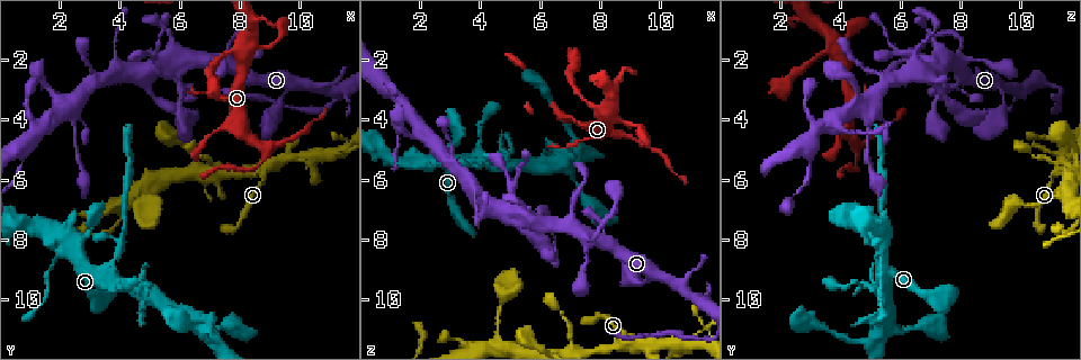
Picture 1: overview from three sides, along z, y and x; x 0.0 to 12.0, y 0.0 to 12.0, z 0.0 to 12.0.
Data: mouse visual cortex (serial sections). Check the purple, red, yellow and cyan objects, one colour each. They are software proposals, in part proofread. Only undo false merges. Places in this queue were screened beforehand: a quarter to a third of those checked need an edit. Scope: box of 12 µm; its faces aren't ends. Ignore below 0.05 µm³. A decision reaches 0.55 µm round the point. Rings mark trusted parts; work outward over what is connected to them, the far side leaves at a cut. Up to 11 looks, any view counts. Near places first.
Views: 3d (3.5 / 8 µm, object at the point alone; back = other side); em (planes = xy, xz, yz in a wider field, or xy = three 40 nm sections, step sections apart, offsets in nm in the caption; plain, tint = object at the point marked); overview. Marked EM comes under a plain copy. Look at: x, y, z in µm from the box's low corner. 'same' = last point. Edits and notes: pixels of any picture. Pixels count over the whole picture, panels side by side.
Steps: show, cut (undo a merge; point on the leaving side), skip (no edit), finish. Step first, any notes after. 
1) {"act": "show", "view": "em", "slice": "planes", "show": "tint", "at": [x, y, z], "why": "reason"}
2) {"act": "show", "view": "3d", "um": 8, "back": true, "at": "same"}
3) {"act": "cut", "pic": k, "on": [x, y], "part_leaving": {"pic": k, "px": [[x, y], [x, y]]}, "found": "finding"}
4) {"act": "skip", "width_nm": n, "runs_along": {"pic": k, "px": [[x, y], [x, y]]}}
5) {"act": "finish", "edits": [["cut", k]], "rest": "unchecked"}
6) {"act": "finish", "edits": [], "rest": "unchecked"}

{"act": "show", "view": "3d", "um": 3.5, "at": [4.0, 8.4, 5.4], "why": "sudden change in width"}

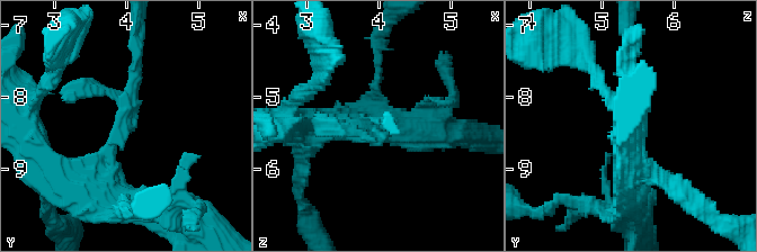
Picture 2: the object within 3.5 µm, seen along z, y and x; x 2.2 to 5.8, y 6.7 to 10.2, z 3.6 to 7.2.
{"act": "show", "view": "em", "slice": "xy", "step": 3, "show": "tint", "at": [3.90, 8.55, 5.40]}

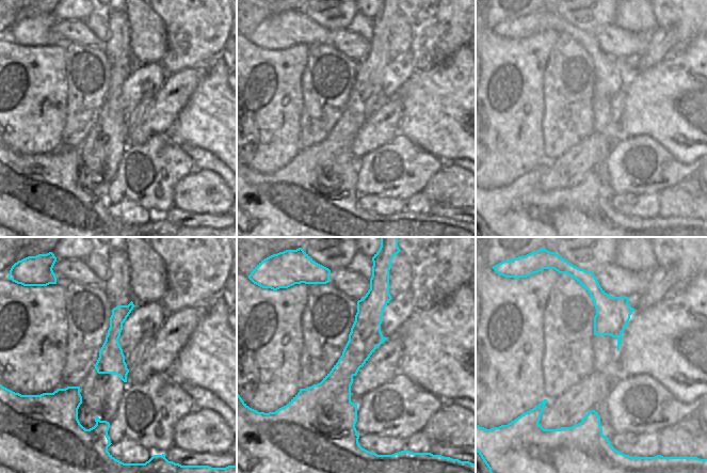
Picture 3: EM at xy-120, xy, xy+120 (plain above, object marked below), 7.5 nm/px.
{"act": "show", "view": "em", "slice": "xy", "step": 5, "show": "tint", "at": "same"}

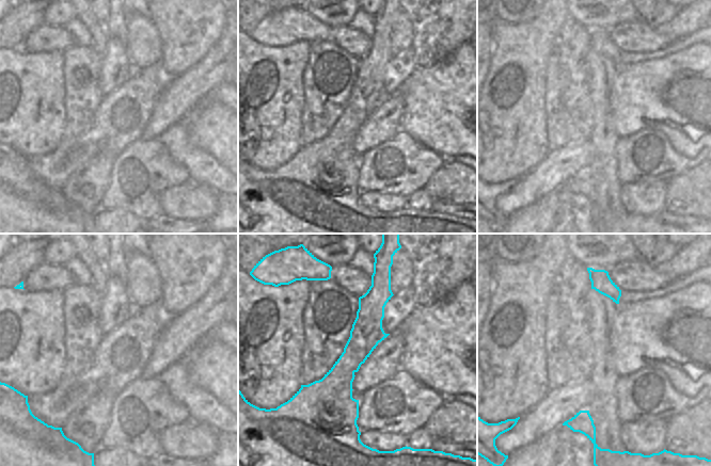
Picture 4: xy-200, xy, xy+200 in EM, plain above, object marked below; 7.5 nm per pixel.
{"act": "cut", "pic": 2, "on": [124, 120], "part_leaving": {"pic": 2, "px": [[103, 155], [123, 127], [136, 55]]}, "found": "a second cell is stuck on"}

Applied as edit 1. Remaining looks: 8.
{"act": "show", "view": "3d", "um": 3.5, "at": [7.7, 1.3, 8.0], "why": "abrupt turn"}

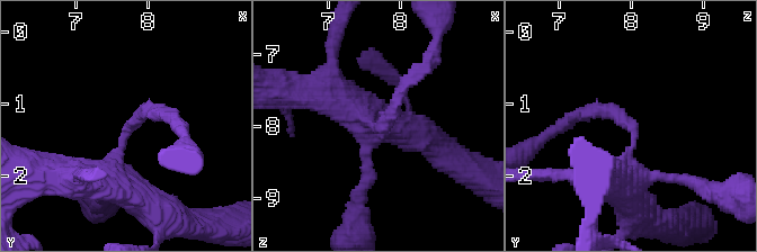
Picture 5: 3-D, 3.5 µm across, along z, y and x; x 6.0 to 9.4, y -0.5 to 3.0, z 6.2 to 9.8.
{"act": "show", "view": "em", "slice": "xy", "step": 2, "show": "tint", "at": [7.75, 1.30, 8.00], "arm_widths_nm": [150, 450], "why": "shape alone is not enough"}

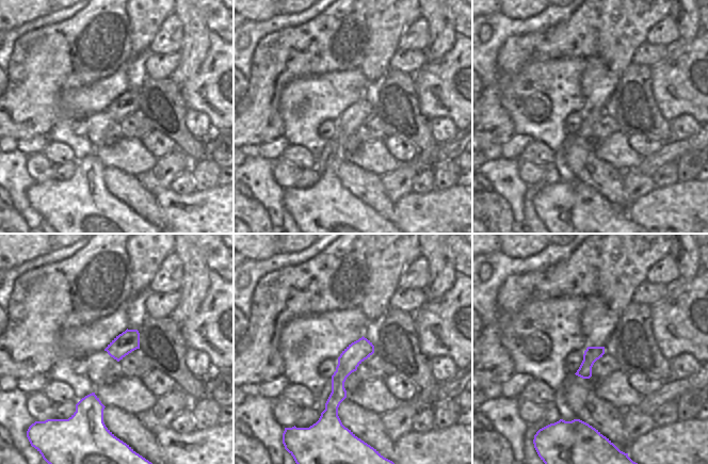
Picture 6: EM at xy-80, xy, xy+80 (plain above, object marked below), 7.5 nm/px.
{"act": "skip", "runs_along": {"pic": 6, "px": [[364, 340], [338, 379], [335, 421]]}, "found": "one cell here"}

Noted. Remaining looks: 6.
{"act": "show", "view": "3d", "um": 3.5, "at": [3.9, 2.1, 6.6], "why": "narrows sharply"}

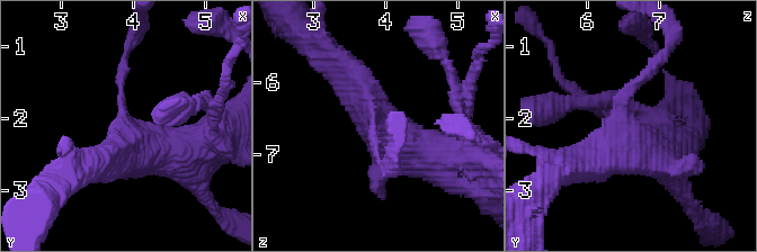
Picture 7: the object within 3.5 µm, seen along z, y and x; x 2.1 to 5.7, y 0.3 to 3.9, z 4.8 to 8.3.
{"act": "show", "view": "em", "slice": "xy", "step": 5, "show": "tint", "at": [3.95, 2.20, 6.50]}

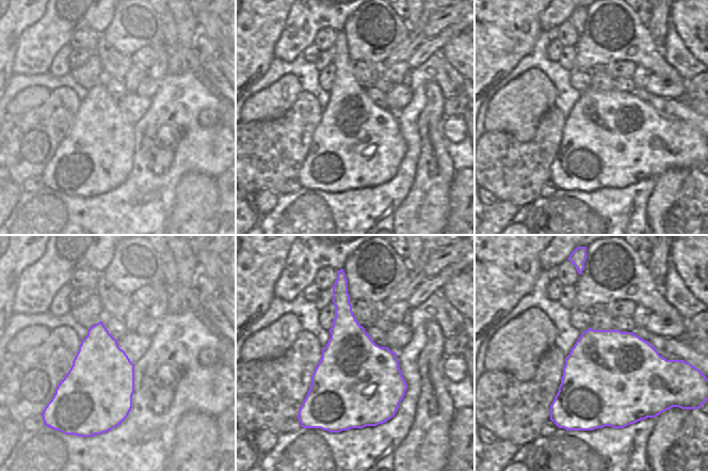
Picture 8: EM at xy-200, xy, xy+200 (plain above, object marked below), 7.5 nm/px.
{"act": "skip", "runs_along": {"pic": 7, "px": [[445, 162], [400, 142], [340, 70]]}, "found": "all the same cell"}

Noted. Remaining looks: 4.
{"act": "show", "view": "3d", "um": 3.5, "at": [8.4, 4.7, 4.4], "why": "three-way junction"}

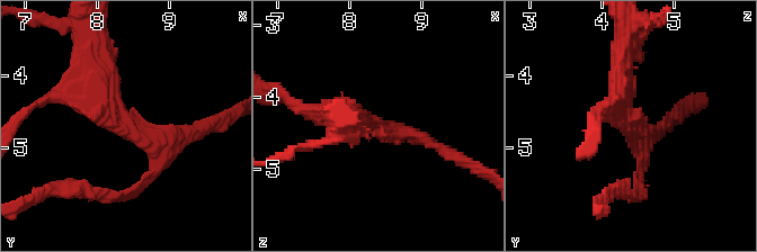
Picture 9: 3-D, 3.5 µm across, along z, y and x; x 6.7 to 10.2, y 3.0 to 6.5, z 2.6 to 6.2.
{"act": "show", "view": "em", "slice": "xy", "step": 3, "show": "tint", "at": [8.50, 4.75, 4.45], "arms": 3, "arm_widths_nm": [150, 150, 300]}

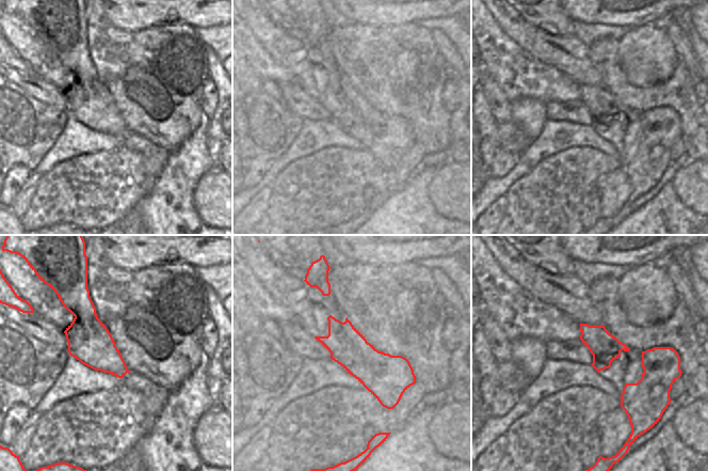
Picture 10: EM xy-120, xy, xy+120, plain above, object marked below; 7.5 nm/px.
{"act": "show", "view": "em", "slice": "xy", "step": 2, "show": "tint", "at": "same", "why": "another direction"}

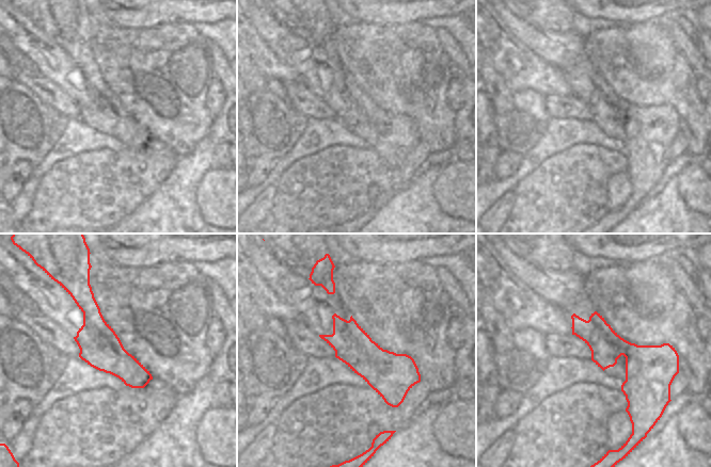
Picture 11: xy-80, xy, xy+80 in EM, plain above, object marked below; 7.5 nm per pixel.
{"act": "skip", "found": "all the same cell"}

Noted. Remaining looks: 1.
{"act": "finish", "edits": [["cut", 2]], "rest": "unchecked"}

